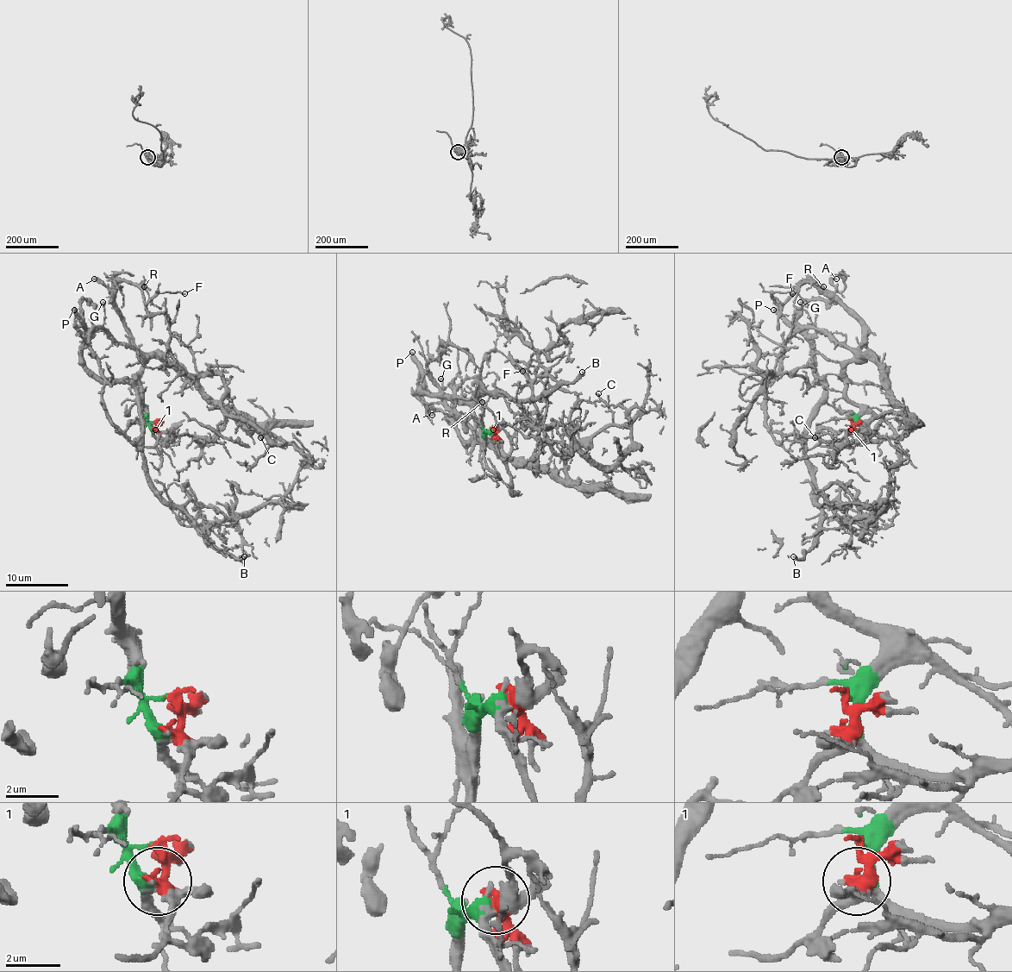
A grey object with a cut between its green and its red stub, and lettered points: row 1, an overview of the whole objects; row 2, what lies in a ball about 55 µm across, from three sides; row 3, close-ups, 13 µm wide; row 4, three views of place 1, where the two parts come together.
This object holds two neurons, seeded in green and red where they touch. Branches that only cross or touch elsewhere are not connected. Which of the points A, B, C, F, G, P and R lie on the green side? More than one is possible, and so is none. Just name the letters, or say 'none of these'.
A, C, F, G, R

